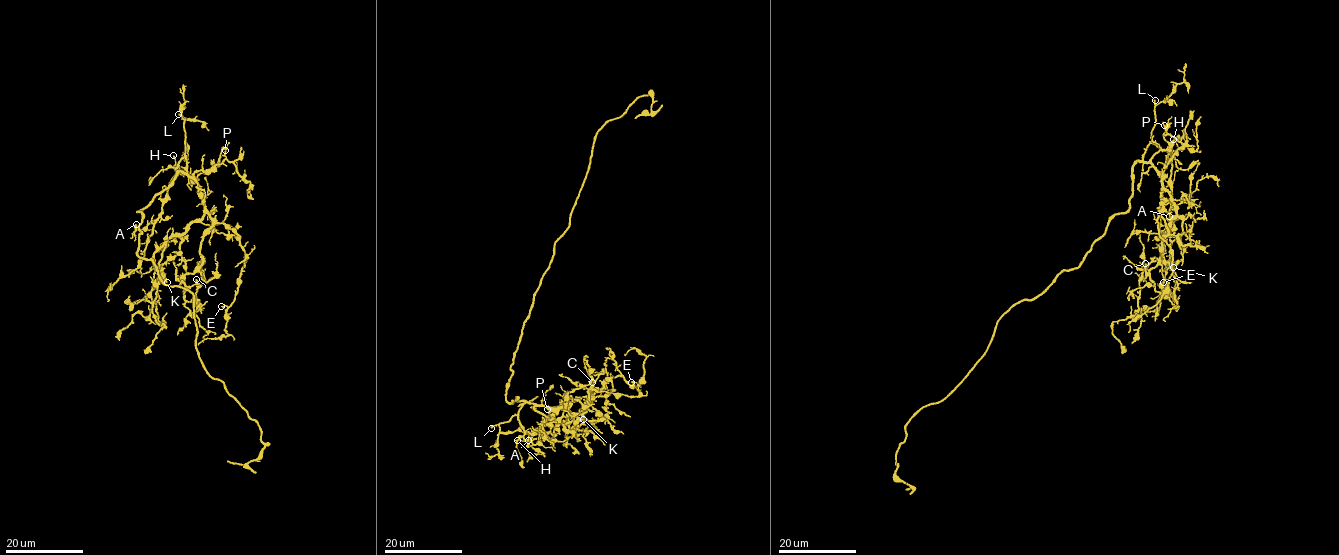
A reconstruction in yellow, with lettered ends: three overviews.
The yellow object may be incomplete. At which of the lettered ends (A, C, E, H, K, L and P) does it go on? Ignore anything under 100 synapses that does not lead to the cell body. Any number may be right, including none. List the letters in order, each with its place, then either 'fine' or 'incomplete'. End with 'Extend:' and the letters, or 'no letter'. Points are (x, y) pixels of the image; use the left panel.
A: at (136, 224); fine
C: at (196, 279); fine
E: at (221, 306); fine
H: at (173, 155); fine
K: at (167, 282); fine
L: at (178, 114); fine
P: at (225, 150); fine
Extend: no letter

